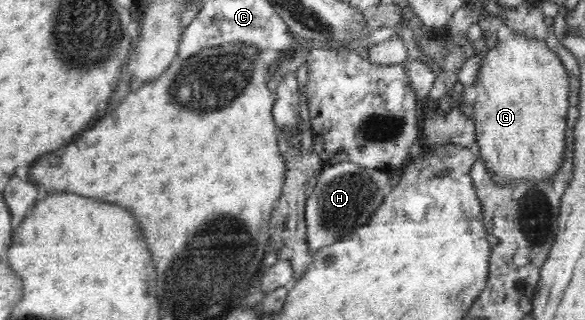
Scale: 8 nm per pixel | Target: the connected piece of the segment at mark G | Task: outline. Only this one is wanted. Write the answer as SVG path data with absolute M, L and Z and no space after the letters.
M505 31L497 44L480 57L476 80L476 100L473 104L477 143L481 158L493 172L496 183L517 179L541 181L547 179L562 162L566 147L566 125L569 105L569 76L559 56L545 39L527 36L517 31Z

